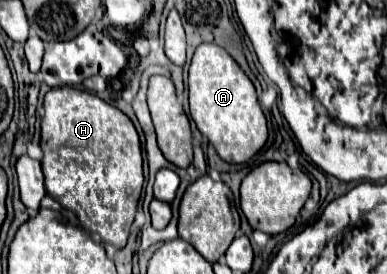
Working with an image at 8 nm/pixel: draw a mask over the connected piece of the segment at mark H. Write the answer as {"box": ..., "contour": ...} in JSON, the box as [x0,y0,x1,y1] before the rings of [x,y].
{"box":[40,86,144,248],"contour":[[[70,86],[50,90],[44,96],[44,110],[46,114],[40,124],[42,130],[40,146],[44,152],[42,170],[46,176],[48,196],[52,196],[60,206],[72,210],[86,230],[100,234],[102,242],[110,242],[116,248],[124,248],[144,186],[142,146],[132,120],[118,108],[100,100],[98,96]]]}

